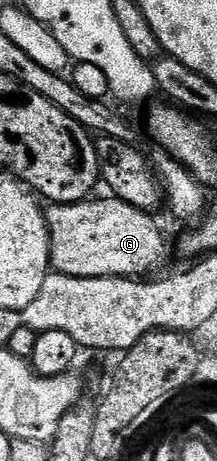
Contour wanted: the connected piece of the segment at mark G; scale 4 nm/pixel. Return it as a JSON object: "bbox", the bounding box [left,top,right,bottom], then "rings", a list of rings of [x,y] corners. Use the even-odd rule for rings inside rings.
{"bbox":[45,196,165,279],"rings":[[[112,196],[90,197],[83,202],[53,204],[45,210],[49,229],[51,252],[49,261],[52,269],[59,274],[76,278],[132,278],[140,279],[148,270],[153,270],[165,258],[165,238],[159,227],[153,223],[152,213],[131,208],[123,200]]]}

